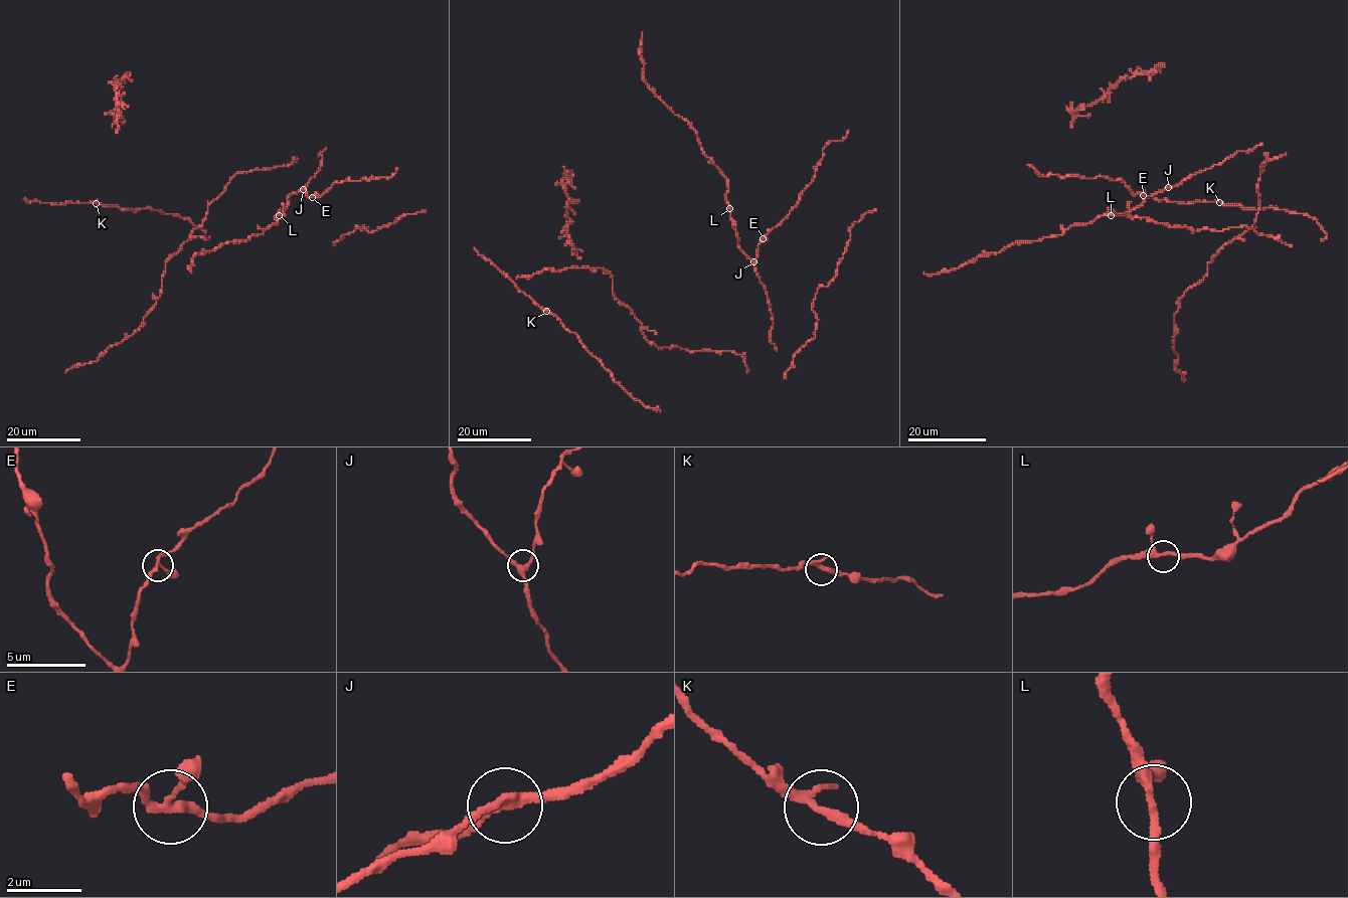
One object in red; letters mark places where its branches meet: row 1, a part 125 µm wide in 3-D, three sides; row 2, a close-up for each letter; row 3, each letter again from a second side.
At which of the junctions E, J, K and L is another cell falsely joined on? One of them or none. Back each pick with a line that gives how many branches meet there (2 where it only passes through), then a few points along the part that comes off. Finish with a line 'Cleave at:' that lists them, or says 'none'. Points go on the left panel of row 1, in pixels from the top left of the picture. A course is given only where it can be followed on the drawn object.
Cleave at: none

